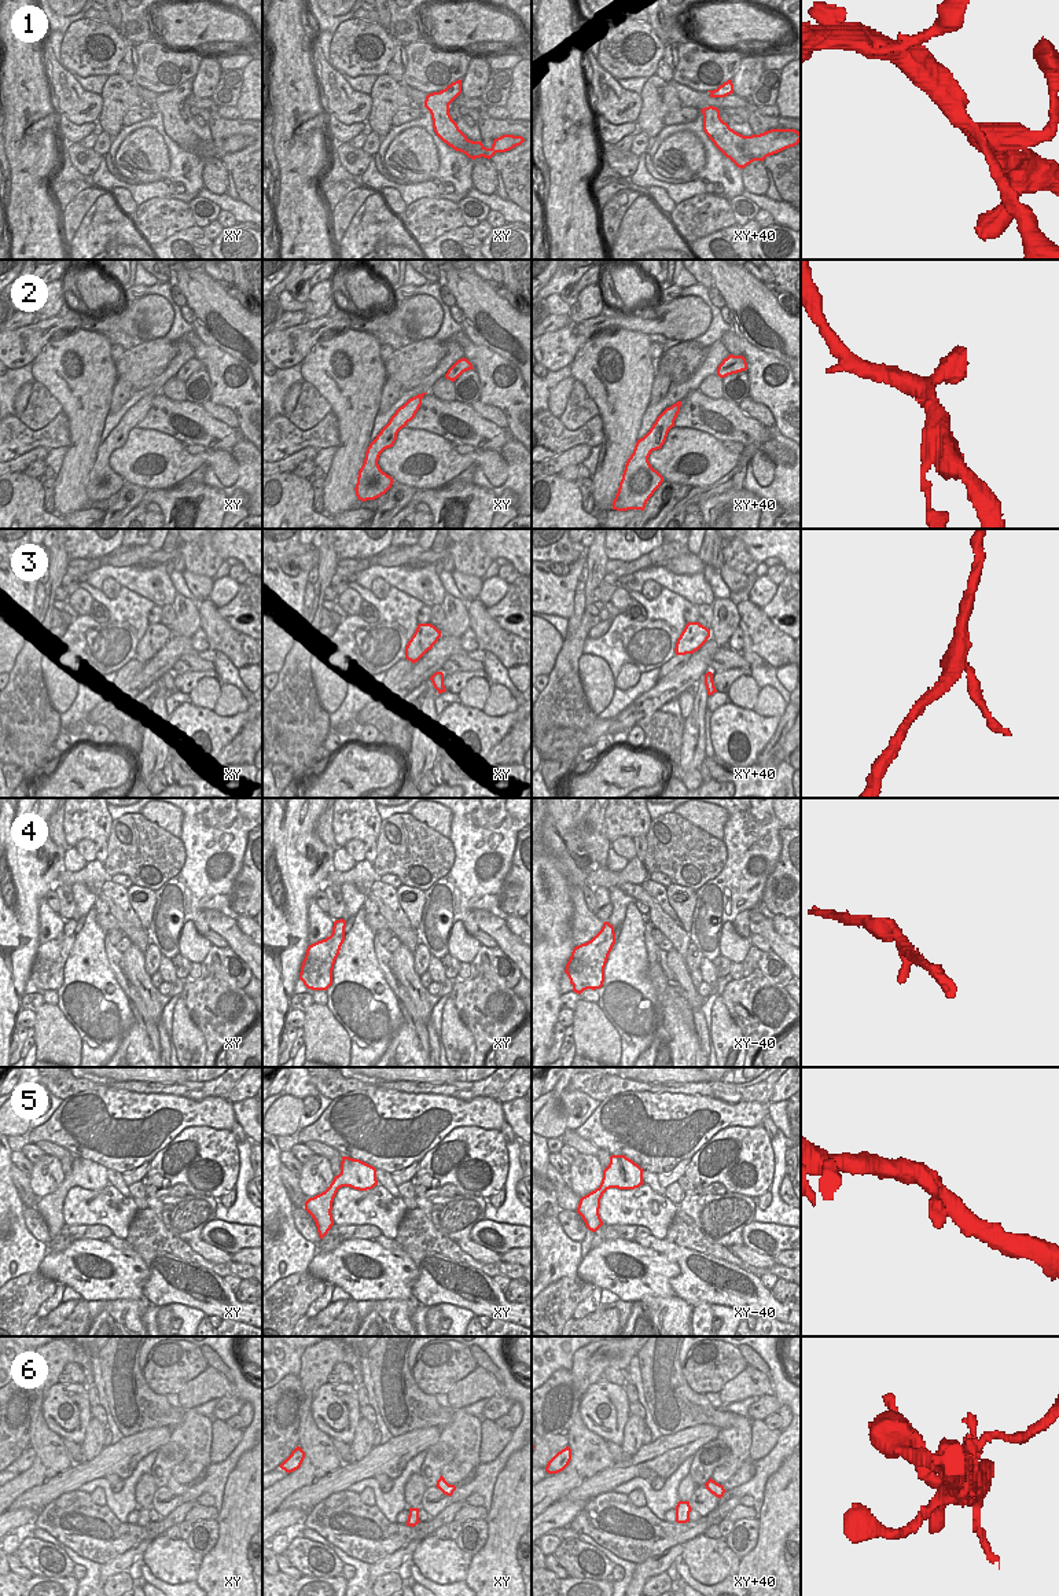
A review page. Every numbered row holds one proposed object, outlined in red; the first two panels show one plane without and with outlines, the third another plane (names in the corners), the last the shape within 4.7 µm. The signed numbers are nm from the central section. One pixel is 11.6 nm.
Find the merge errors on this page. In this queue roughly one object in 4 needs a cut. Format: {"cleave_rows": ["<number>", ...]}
{"cleave_rows": []}

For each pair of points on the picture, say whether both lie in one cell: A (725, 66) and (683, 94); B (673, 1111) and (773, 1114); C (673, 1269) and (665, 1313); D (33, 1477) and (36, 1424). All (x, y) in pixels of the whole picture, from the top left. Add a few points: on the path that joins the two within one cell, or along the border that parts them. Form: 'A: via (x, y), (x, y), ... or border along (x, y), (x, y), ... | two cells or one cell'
A: border along (672, 78), (697, 91), (706, 92) | two cells
B: border along (765, 1106), (768, 1115) | two cells
C: border along (675, 1294), (668, 1297), (642, 1297), (636, 1301) | two cells
D: via (43, 1464), (41, 1437) | one cell

